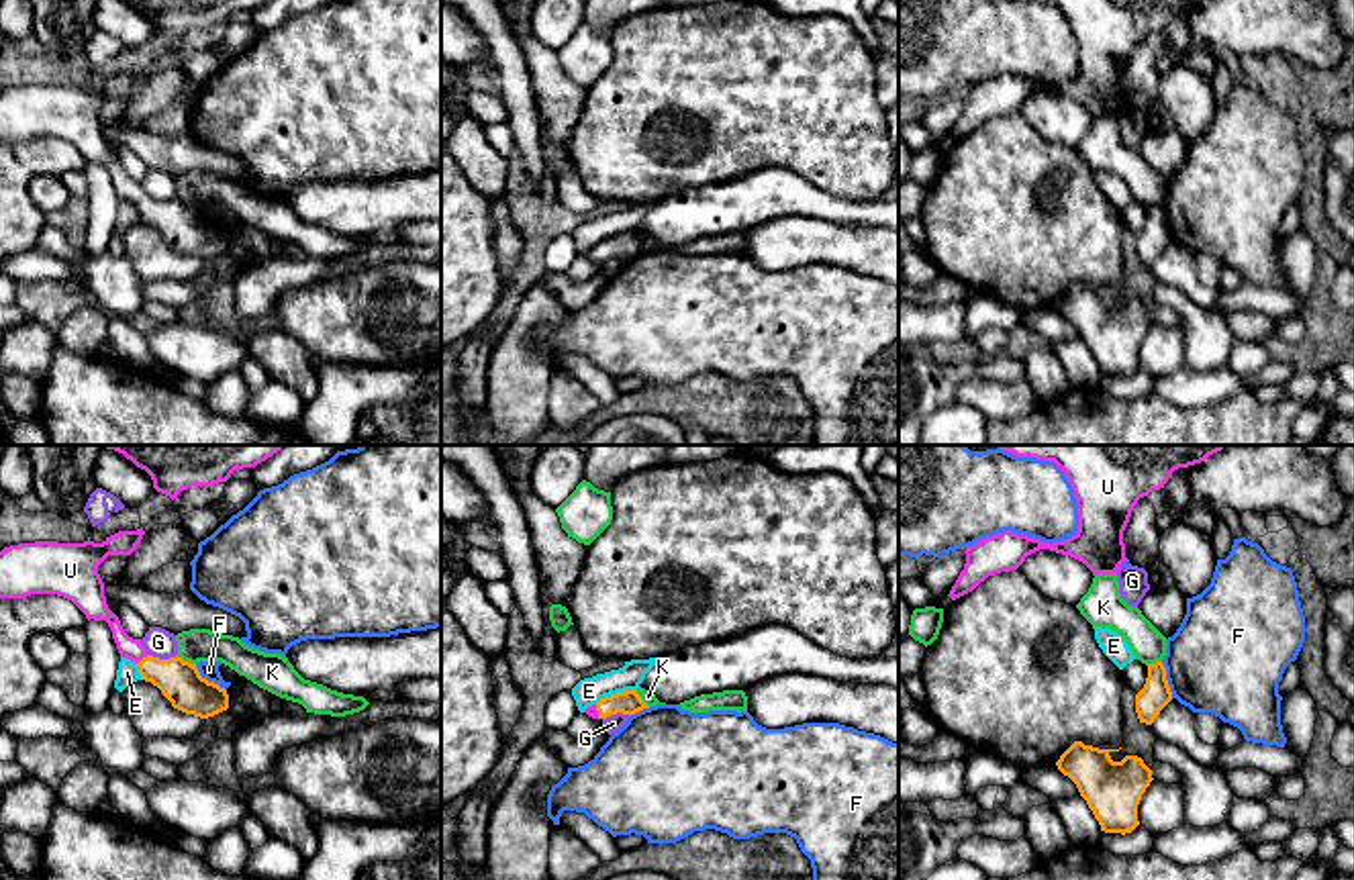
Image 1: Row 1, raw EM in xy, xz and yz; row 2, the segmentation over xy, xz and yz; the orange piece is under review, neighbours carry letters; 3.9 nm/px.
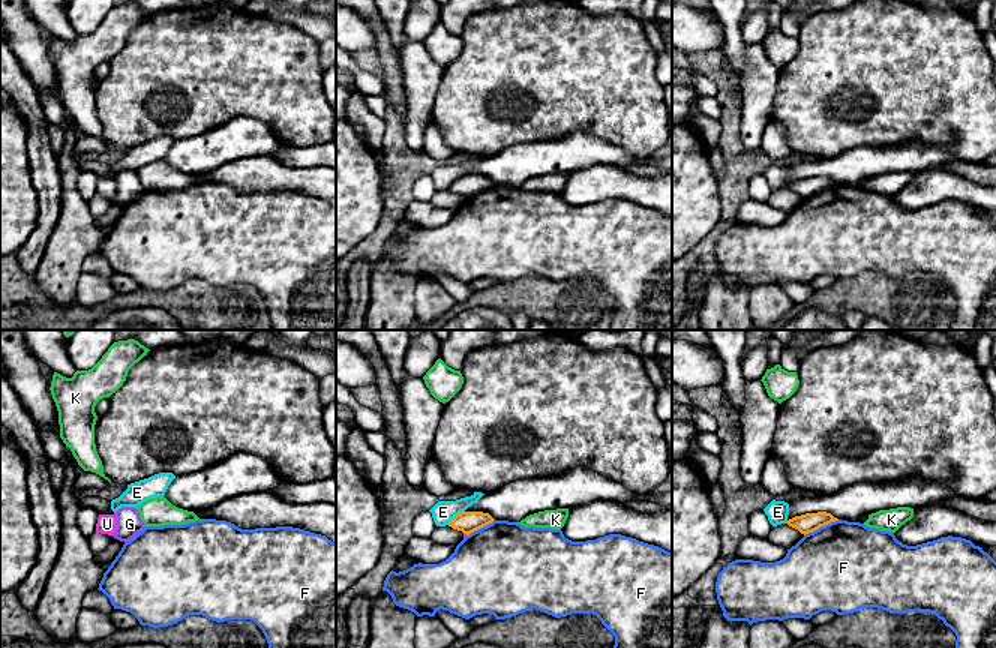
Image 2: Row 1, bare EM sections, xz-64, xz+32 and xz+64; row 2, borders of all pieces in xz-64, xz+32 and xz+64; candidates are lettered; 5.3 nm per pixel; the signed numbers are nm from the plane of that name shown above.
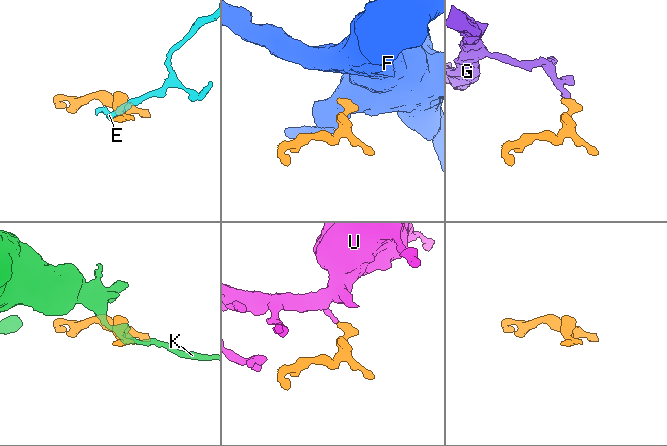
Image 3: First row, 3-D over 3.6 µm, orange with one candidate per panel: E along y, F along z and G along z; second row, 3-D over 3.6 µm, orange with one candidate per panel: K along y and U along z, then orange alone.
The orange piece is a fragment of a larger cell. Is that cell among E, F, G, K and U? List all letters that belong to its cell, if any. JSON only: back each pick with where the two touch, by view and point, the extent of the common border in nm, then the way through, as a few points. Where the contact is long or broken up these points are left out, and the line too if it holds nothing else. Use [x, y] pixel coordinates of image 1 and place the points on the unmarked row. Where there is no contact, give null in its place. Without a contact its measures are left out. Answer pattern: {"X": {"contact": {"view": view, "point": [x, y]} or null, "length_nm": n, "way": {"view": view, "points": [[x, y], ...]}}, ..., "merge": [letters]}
{"U": {"contact": {"view": "xy", "point": [141, 203]}, "length_nm": 60, "way": {"view": "xy", "points": [[180, 225], [141, 203], [129, 190]]}}, "merge": ["U"]}

